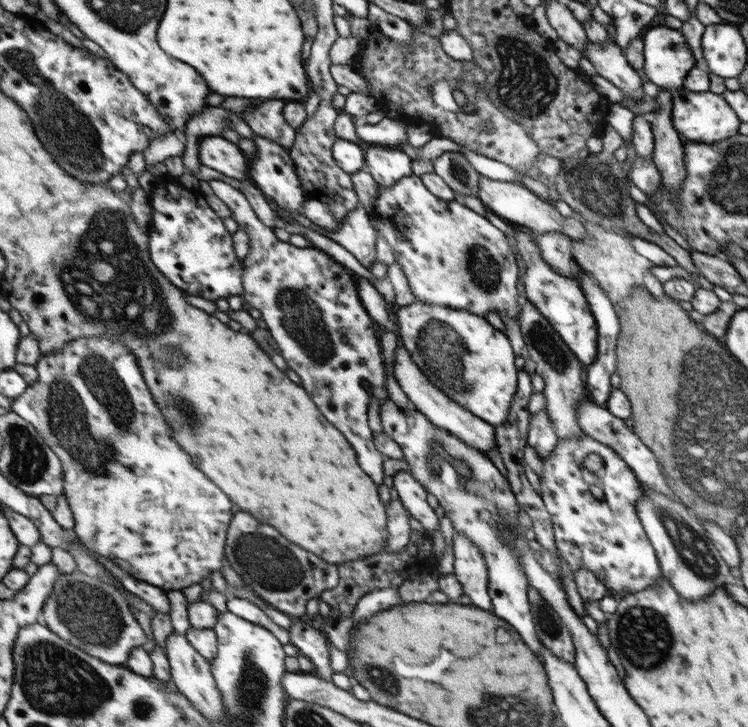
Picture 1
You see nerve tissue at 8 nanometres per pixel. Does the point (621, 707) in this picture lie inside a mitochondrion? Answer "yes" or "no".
no

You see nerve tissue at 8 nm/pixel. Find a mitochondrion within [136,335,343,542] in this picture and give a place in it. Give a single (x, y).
(185, 408)

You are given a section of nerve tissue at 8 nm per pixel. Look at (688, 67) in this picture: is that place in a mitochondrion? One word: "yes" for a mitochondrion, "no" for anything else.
no

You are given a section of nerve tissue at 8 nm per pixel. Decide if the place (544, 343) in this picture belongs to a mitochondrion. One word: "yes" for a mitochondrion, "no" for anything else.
yes

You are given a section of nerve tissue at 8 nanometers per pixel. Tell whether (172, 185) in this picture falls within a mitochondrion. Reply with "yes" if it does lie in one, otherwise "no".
no

